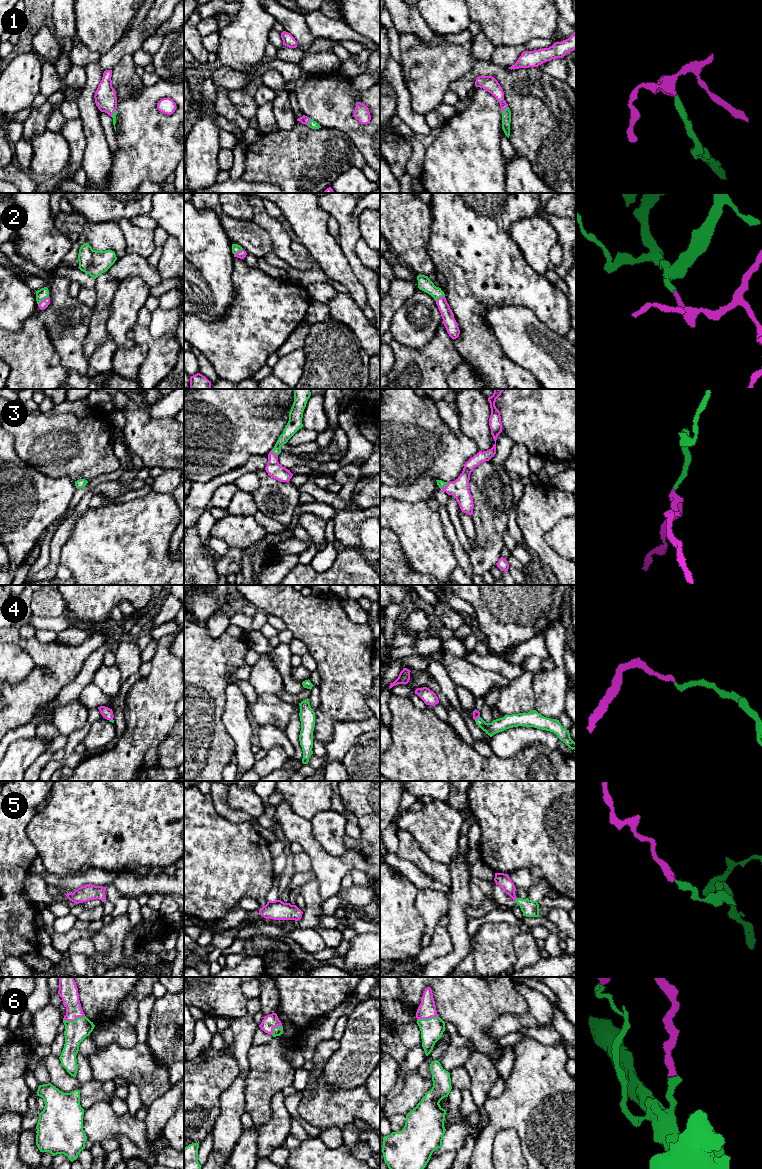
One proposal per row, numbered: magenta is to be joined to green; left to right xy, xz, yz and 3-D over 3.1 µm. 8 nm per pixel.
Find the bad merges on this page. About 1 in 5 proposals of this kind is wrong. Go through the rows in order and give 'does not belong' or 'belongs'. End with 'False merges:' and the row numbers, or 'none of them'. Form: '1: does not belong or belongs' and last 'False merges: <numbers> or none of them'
1: belongs
2: belongs
3: belongs
4: belongs
5: belongs
6: belongs
False merges: none of them

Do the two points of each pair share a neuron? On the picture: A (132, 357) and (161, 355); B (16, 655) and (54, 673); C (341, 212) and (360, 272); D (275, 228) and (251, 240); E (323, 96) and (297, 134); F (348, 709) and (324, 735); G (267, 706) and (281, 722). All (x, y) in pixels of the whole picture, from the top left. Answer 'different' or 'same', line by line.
A: different
B: different
C: same
D: different
E: different
F: same
G: same

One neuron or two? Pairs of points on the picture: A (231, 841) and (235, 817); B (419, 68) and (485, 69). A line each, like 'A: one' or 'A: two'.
A: two
B: two

